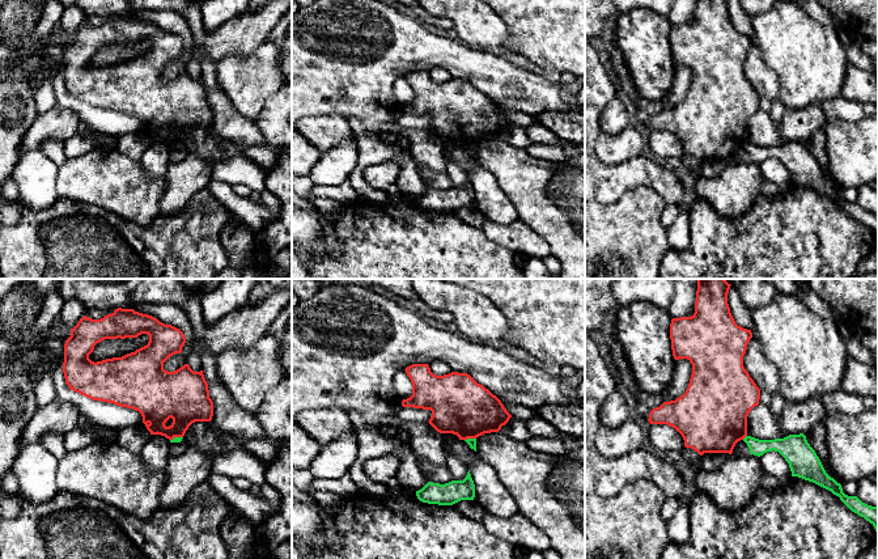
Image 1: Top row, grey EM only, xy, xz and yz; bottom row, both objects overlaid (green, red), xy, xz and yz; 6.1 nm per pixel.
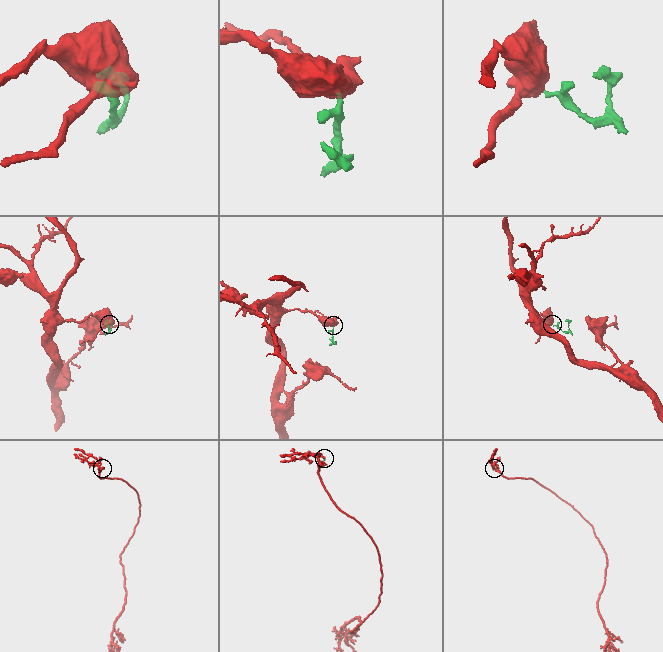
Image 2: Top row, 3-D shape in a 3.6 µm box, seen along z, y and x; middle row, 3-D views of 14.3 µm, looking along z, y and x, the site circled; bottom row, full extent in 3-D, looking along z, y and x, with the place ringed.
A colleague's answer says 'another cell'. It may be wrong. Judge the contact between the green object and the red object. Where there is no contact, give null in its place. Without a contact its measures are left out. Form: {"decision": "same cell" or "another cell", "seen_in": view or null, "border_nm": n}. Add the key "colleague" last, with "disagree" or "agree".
{"decision": "another cell", "seen_in": "yz", "border_nm": 40, "colleague": "agree"}

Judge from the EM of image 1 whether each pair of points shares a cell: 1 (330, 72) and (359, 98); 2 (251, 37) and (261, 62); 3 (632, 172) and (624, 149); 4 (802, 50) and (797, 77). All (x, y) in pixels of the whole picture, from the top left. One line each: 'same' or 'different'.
1: same
2: different
3: different
4: same

